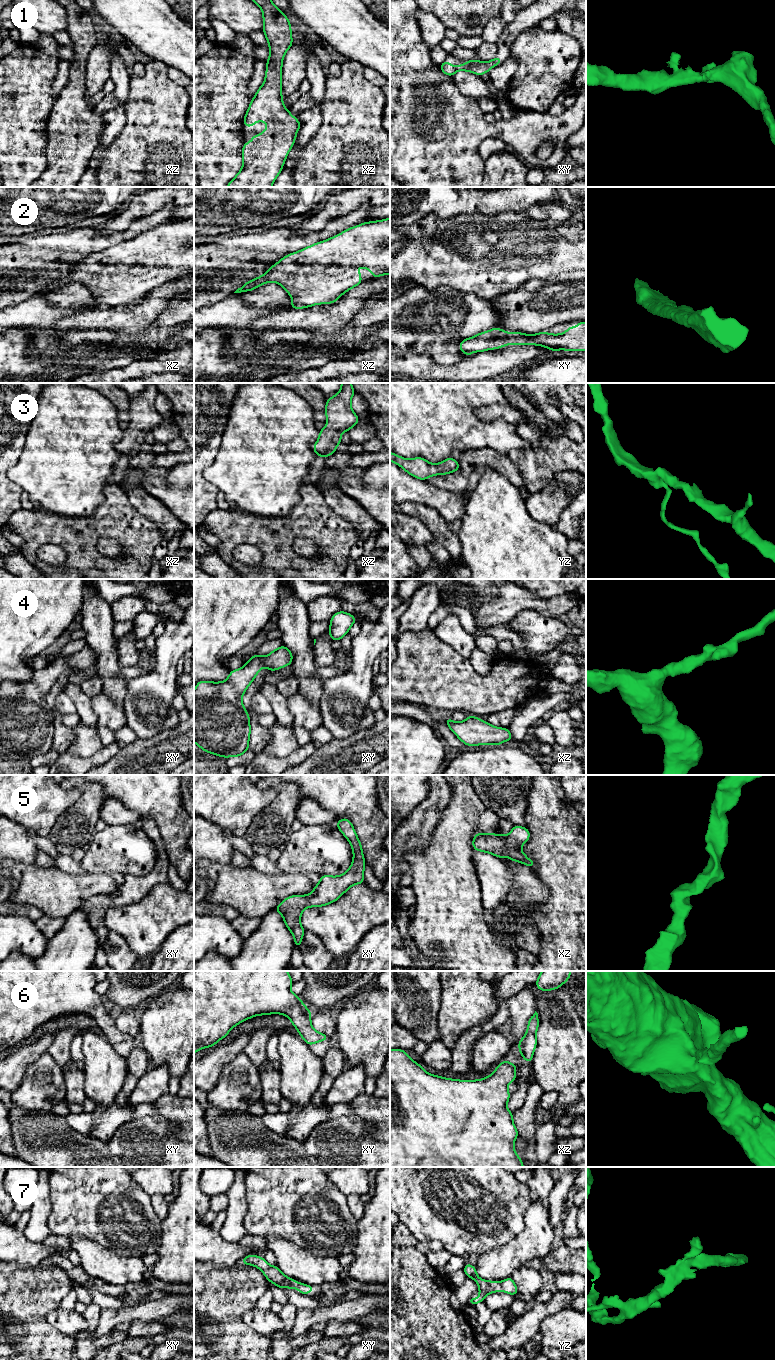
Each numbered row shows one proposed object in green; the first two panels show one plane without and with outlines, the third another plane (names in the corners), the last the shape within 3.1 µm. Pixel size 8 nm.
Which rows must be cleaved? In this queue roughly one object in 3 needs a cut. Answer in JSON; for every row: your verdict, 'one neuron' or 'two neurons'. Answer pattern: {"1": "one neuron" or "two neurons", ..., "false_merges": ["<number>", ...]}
{"1": "one neuron", "2": "one neuron", "3": "one neuron", "4": "one neuron", "5": "one neuron", "6": "one neuron", "7": "one neuron", "false_merges": []}

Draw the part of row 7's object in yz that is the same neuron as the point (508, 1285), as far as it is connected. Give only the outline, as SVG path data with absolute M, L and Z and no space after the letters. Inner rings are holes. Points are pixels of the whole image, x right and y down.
M467 1263L463 1268L467 1277L472 1278L479 1286L479 1298L469 1298L468 1303L472 1305L479 1304L484 1301L485 1297L493 1292L500 1292L501 1290L506 1292L507 1294L516 1296L518 1293L517 1286L512 1279L509 1277L500 1283L498 1281L487 1281L478 1277L475 1266Z

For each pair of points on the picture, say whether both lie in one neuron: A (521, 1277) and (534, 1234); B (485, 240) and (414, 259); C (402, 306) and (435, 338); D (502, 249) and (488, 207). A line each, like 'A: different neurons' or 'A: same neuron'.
A: different neurons
B: same neuron
C: same neuron
D: different neurons

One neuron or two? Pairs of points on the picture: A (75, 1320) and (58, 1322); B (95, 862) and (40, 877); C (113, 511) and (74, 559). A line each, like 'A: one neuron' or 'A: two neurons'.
A: one neuron
B: two neurons
C: one neuron

